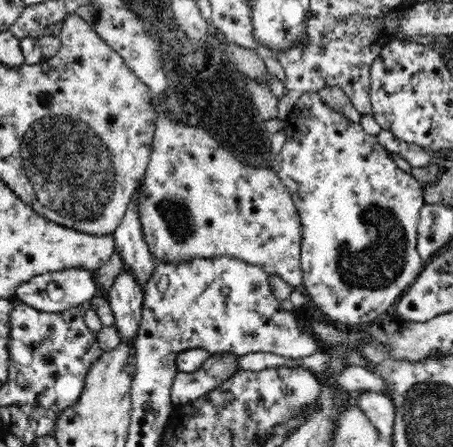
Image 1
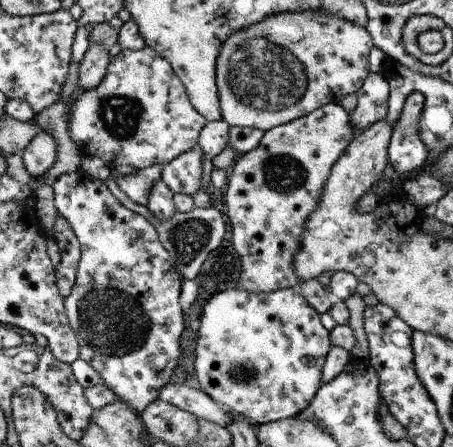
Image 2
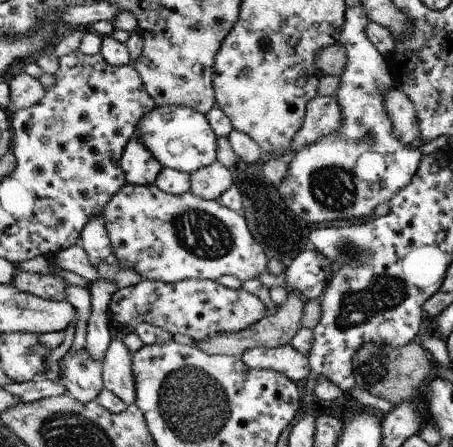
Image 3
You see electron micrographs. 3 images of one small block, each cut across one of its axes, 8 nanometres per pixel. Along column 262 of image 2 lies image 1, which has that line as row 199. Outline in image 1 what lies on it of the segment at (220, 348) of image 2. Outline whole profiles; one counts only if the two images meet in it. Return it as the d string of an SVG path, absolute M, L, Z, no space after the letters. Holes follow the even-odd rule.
M304 92L304 94L298 96L296 106L292 108L292 112L290 112L290 116L286 120L284 132L286 132L286 144L284 144L284 150L278 156L274 156L272 170L276 172L280 182L286 186L286 190L292 194L294 204L298 206L298 214L302 218L302 272L304 272L304 288L306 288L308 296L312 298L312 302L320 308L320 312L330 316L336 324L342 324L342 326L350 328L350 326L356 326L356 324L376 322L378 318L390 314L396 308L398 300L406 294L410 284L416 282L416 278L426 268L426 264L422 262L422 258L418 254L418 222L420 222L420 210L426 204L426 200L424 200L424 186L412 174L408 174L402 168L398 168L398 164L394 162L390 152L378 142L378 136L366 134L360 124L354 124L344 114L338 114L334 108L330 108L320 98L318 92Z

